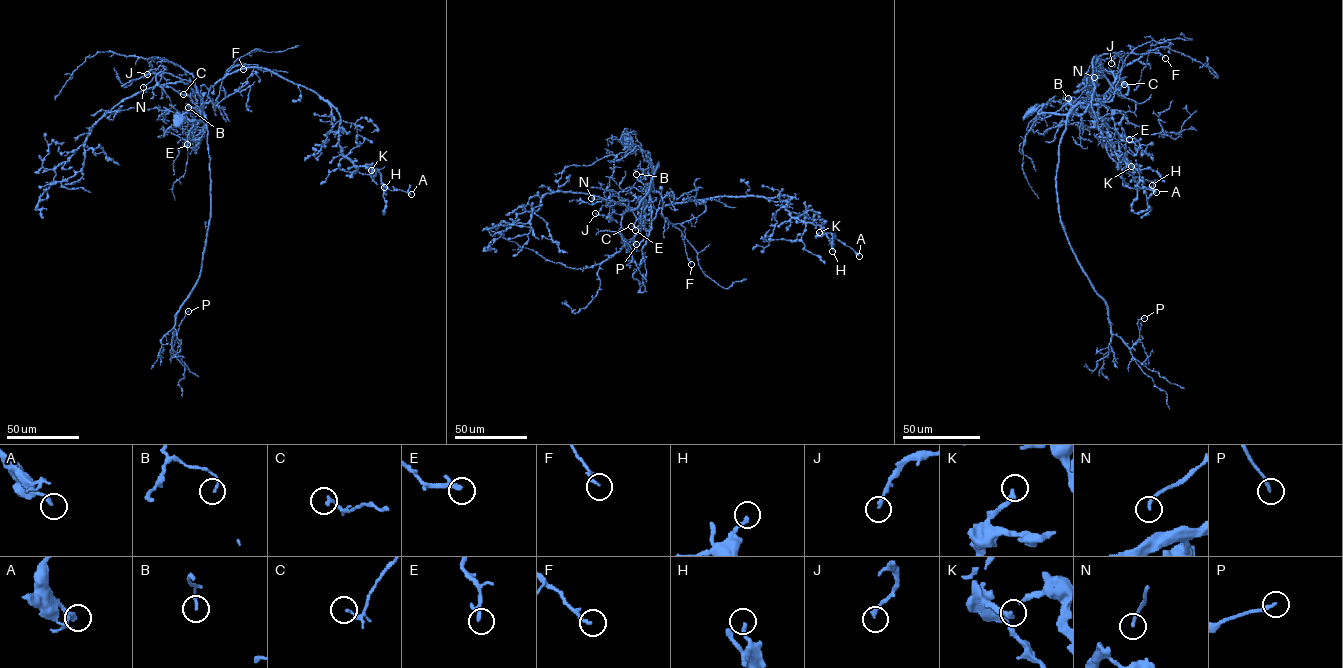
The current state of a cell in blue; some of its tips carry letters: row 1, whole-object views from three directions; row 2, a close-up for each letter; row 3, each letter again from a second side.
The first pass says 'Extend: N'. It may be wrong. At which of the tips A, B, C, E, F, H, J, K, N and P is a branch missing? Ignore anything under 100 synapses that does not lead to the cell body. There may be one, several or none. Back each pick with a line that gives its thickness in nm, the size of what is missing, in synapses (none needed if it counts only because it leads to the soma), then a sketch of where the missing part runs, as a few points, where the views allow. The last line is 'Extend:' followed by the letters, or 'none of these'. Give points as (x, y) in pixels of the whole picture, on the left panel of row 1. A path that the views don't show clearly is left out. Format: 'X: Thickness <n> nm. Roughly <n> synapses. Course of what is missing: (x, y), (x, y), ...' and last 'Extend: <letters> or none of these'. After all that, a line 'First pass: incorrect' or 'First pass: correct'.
Extend: none of these
First pass: incorrect

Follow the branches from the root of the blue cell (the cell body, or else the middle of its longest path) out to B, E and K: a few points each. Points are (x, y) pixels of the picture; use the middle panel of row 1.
B: (627, 139), (627, 146), (640, 149), (648, 157), (653, 172), (651, 178), (641, 169), (636, 170), (636, 174)
E: (627, 139), (627, 146), (640, 149), (648, 157), (653, 172), (650, 202), (641, 208), (635, 230)
K: (627, 139), (649, 159), (651, 201), (650, 191), (699, 204), (787, 196), (789, 214), (819, 232)

